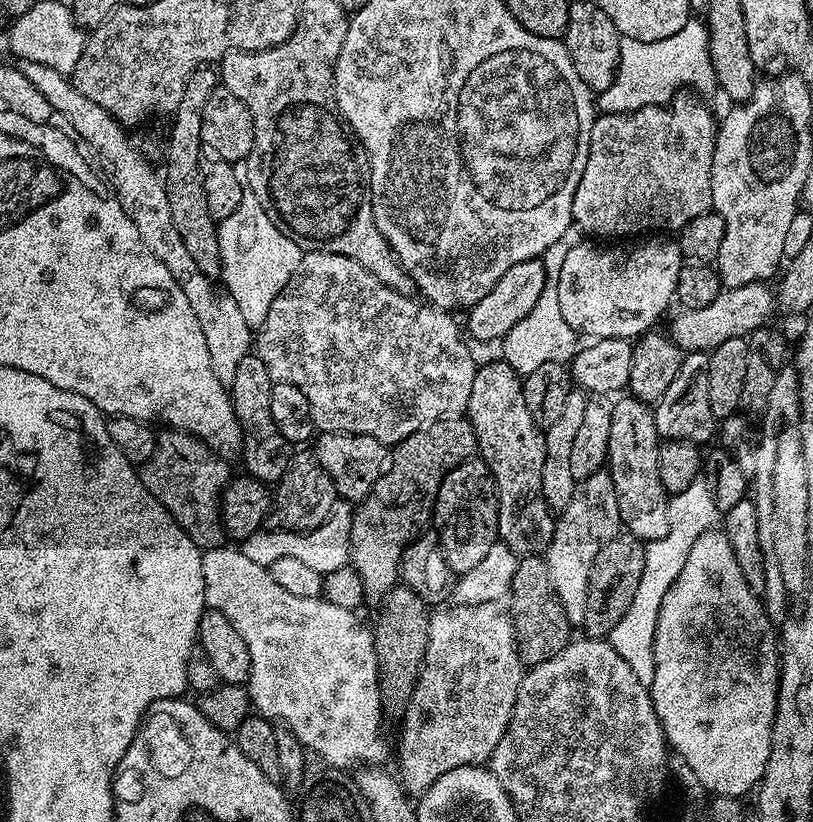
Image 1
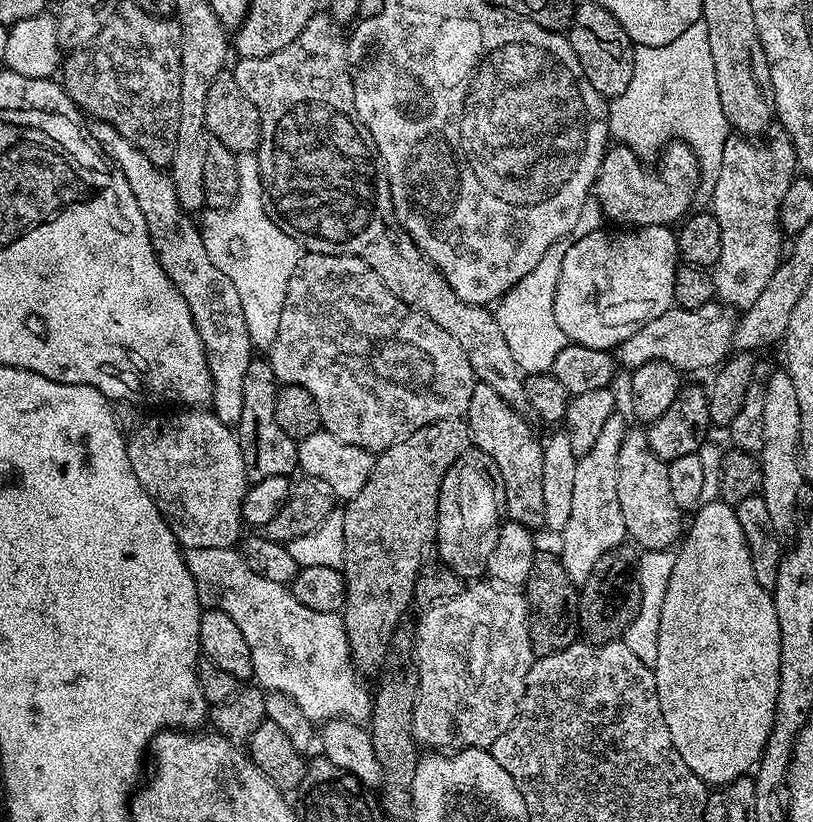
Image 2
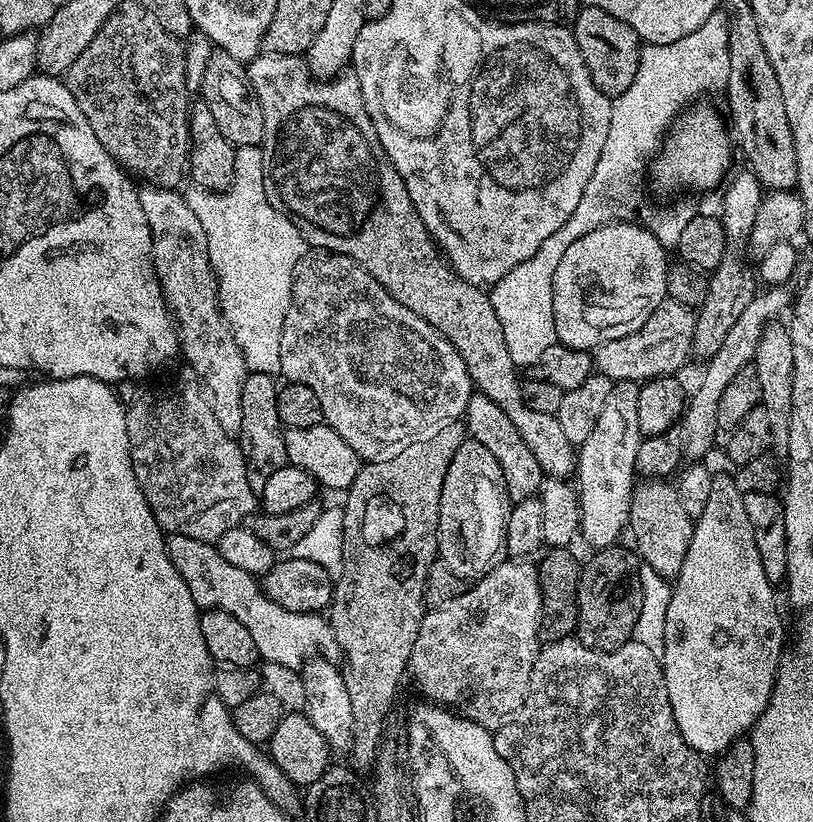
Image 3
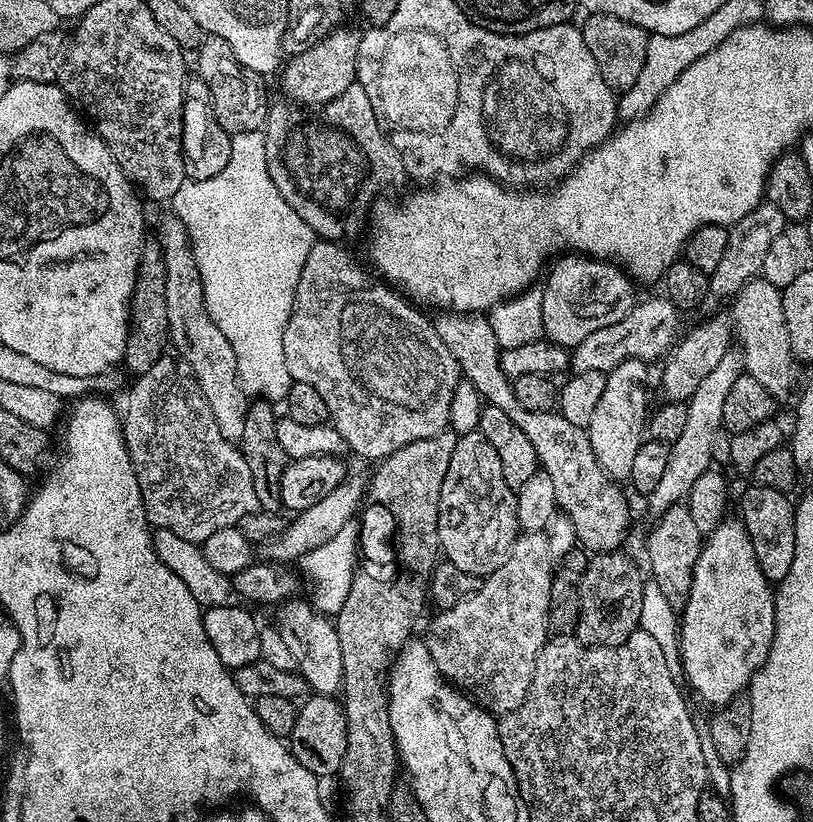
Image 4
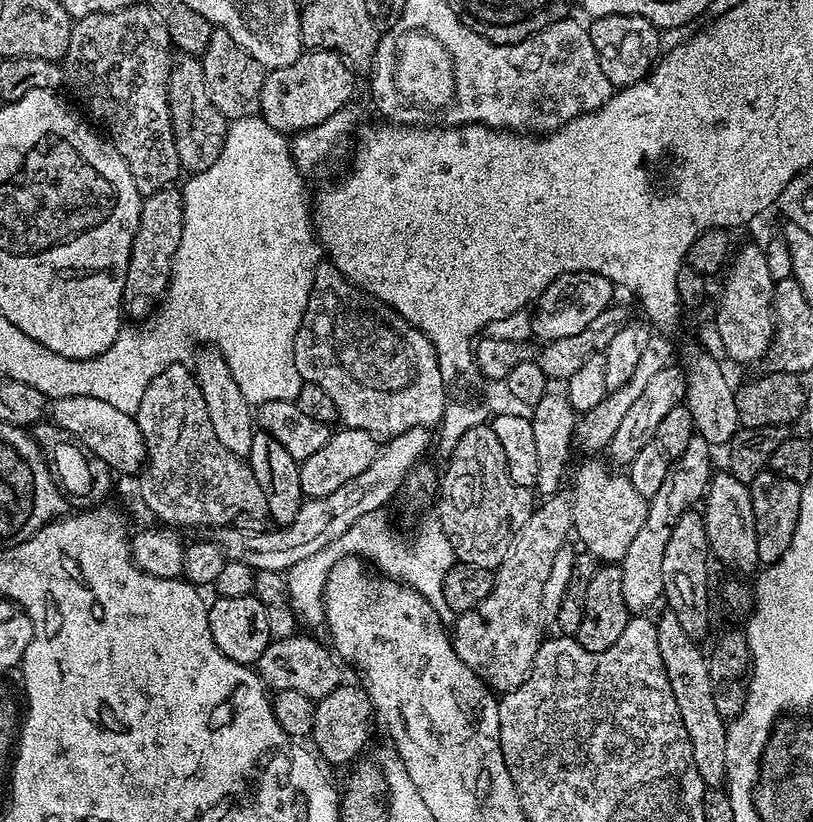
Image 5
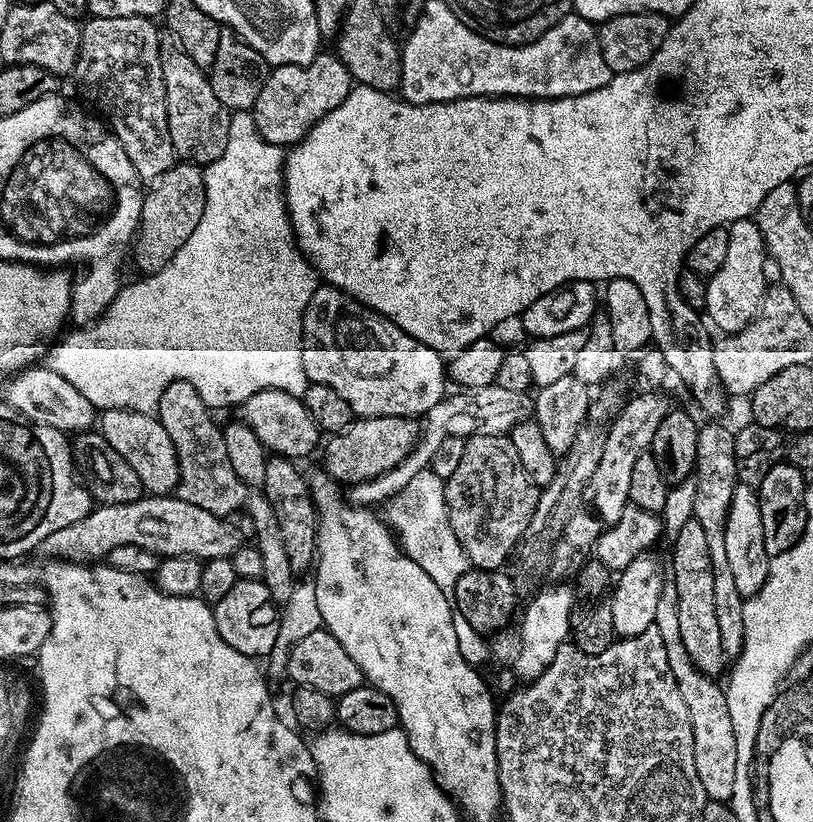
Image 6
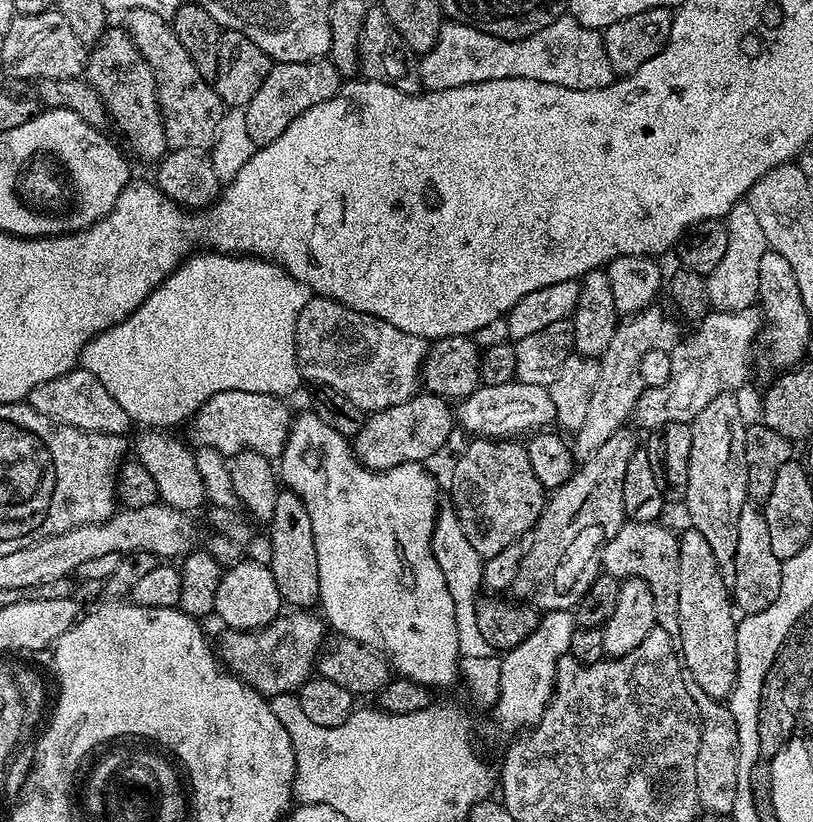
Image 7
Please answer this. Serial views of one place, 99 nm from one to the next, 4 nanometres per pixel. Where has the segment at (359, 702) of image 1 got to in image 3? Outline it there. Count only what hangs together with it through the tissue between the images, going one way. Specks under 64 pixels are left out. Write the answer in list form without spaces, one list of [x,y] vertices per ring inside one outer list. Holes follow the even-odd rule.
[[[171,534],[166,539],[166,550],[170,562],[174,562],[174,570],[182,574],[182,582],[186,582],[186,590],[190,590],[190,598],[194,598],[197,608],[217,608],[226,610],[226,614],[234,614],[254,638],[256,654],[261,661],[300,670],[309,657],[319,653],[316,652],[319,648],[333,643],[331,627],[323,615],[285,610],[278,602],[270,602],[261,581],[239,566],[226,562],[215,543],[186,538],[186,534]]]

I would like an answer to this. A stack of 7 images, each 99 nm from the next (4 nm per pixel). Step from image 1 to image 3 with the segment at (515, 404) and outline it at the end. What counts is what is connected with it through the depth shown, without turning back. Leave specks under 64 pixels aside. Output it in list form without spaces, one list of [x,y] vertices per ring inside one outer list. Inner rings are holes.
[[[473,391],[470,402],[466,406],[462,417],[466,425],[466,432],[471,439],[482,442],[494,458],[498,458],[498,466],[501,470],[501,478],[506,482],[509,501],[531,500],[539,493],[541,484],[546,479],[546,474],[540,469],[538,458],[530,451],[530,446],[522,442],[522,434],[514,430],[514,422],[506,418],[506,410],[501,410],[497,404],[490,402],[482,393]]]

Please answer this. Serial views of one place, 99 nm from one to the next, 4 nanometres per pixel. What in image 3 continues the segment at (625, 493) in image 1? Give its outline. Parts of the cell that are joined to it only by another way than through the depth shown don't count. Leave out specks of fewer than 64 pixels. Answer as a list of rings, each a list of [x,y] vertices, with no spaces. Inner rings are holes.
[[[644,478],[633,487],[632,508],[628,511],[630,533],[636,539],[635,551],[647,567],[658,570],[658,574],[675,578],[679,574],[682,560],[690,545],[693,517],[686,514],[682,506],[680,489],[664,478]]]

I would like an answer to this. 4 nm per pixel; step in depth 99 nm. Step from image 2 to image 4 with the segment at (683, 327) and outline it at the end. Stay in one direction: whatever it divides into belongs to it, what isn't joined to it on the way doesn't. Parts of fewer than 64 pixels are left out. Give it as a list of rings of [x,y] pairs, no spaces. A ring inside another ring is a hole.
[[[667,298],[660,300],[641,299],[618,322],[610,326],[602,326],[602,330],[594,330],[587,338],[582,338],[570,352],[570,368],[573,373],[586,370],[598,370],[607,373],[614,370],[627,360],[643,360],[645,362],[659,361],[672,351],[678,337],[681,335],[681,313]]]

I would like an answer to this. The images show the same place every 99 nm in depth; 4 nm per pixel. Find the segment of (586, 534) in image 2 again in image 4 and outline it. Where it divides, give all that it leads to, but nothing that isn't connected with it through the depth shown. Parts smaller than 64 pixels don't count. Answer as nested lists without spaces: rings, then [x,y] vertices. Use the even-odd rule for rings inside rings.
[[[627,360],[607,372],[606,390],[602,390],[602,399],[594,409],[594,415],[590,417],[586,429],[590,446],[594,446],[594,454],[604,467],[605,474],[617,482],[628,480],[634,454],[638,454],[638,446],[646,428],[646,415],[650,410],[648,368],[649,365],[643,360]]]

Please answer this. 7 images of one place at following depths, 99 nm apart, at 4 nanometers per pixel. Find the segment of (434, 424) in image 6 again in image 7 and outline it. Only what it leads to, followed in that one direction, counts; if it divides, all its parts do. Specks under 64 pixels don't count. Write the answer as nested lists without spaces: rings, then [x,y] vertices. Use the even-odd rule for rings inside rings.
[[[515,379],[506,386],[481,386],[455,405],[454,416],[468,432],[486,438],[512,438],[515,432],[544,430],[555,421],[554,398],[548,388]]]

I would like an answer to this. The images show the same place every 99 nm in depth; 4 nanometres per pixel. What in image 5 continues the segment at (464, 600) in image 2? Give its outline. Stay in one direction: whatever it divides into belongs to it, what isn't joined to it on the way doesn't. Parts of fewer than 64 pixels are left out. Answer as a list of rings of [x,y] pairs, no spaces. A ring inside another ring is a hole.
[[[567,495],[547,497],[544,505],[533,507],[526,526],[510,542],[506,558],[494,569],[492,589],[478,606],[455,617],[456,629],[451,629],[452,648],[474,670],[493,692],[513,692],[530,674],[534,658],[540,649],[540,623],[546,620],[542,590],[550,578],[550,566],[562,546],[573,535],[572,502]]]

